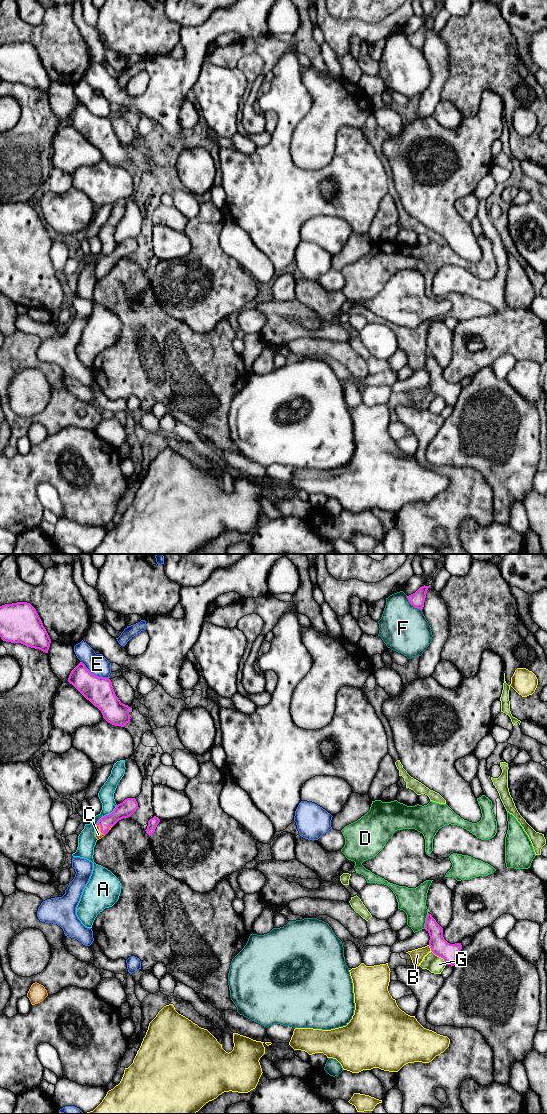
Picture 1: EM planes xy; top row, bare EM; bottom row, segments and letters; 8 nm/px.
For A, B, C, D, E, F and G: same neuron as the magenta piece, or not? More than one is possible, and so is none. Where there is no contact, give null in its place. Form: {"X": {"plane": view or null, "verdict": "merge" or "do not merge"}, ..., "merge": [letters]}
{"A": {"plane": "xy", "verdict": "do not merge"}, "B": {"plane": "xy", "verdict": "do not merge"}, "C": {"plane": "xy", "verdict": "merge"}, "D": {"plane": "xy", "verdict": "do not merge"}, "E": {"plane": "xy", "verdict": "do not merge"}, "F": {"plane": "xy", "verdict": "do not merge"}, "G": {"plane": "xy", "verdict": "do not merge"}, "merge": ["C"]}

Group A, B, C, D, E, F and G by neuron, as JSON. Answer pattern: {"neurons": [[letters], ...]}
{"neurons": [["A"], ["B"], ["C"], ["D"], ["E"], ["F"], ["G"]]}

